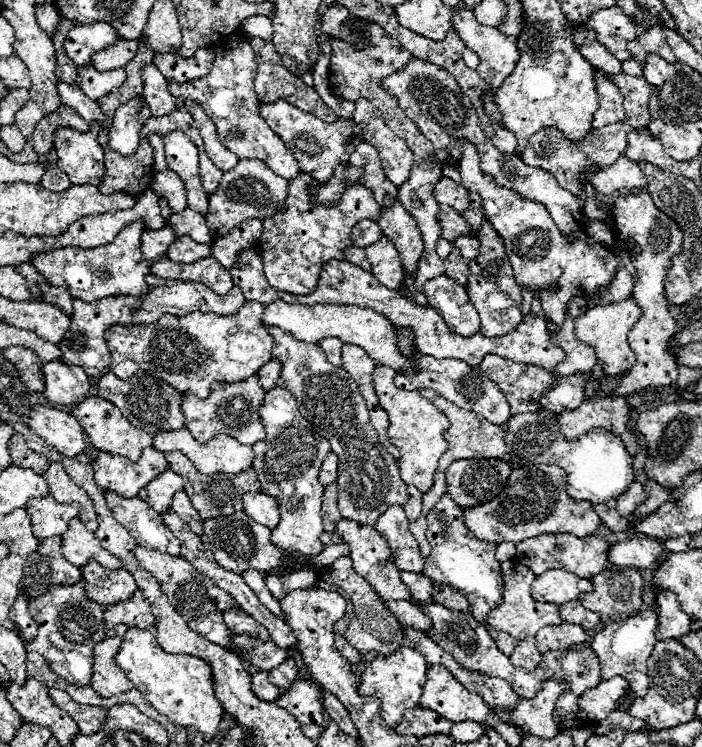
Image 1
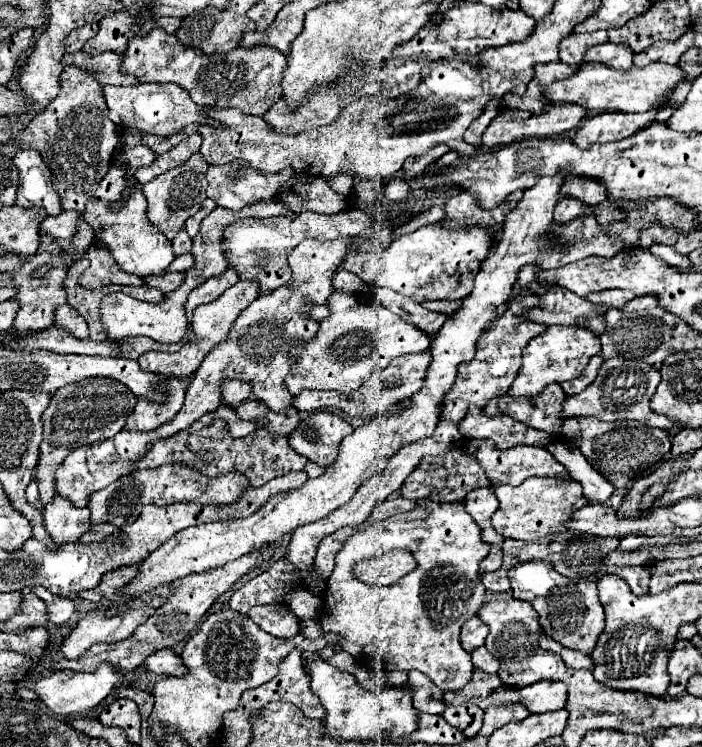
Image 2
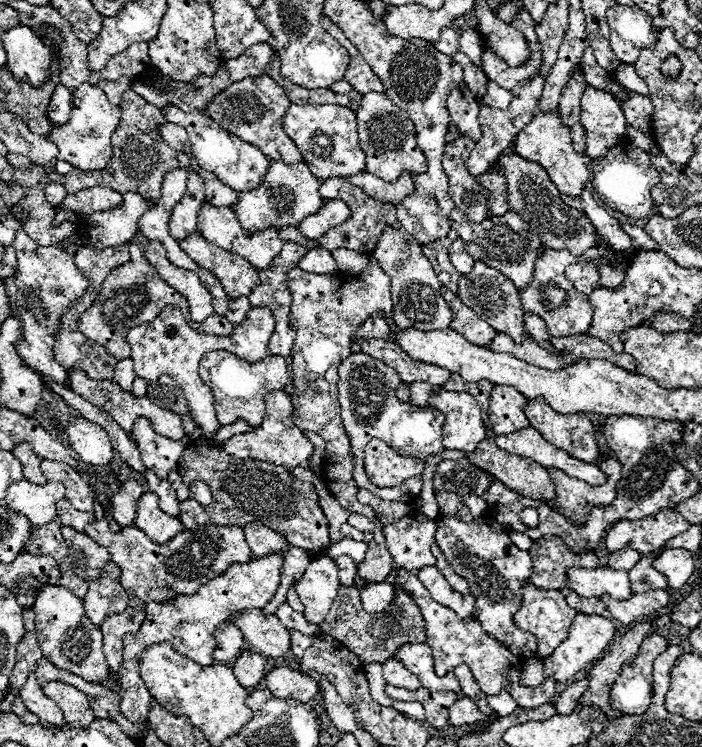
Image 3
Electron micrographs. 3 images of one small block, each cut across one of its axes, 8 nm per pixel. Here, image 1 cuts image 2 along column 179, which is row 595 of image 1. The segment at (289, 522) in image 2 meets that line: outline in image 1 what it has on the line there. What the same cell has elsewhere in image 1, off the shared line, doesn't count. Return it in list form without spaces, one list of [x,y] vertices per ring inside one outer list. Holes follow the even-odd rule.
[[[550,570],[540,574],[532,586],[532,596],[538,602],[564,604],[570,600],[578,600],[578,594],[594,590],[594,584],[586,578],[578,578],[576,574],[564,570]]]

